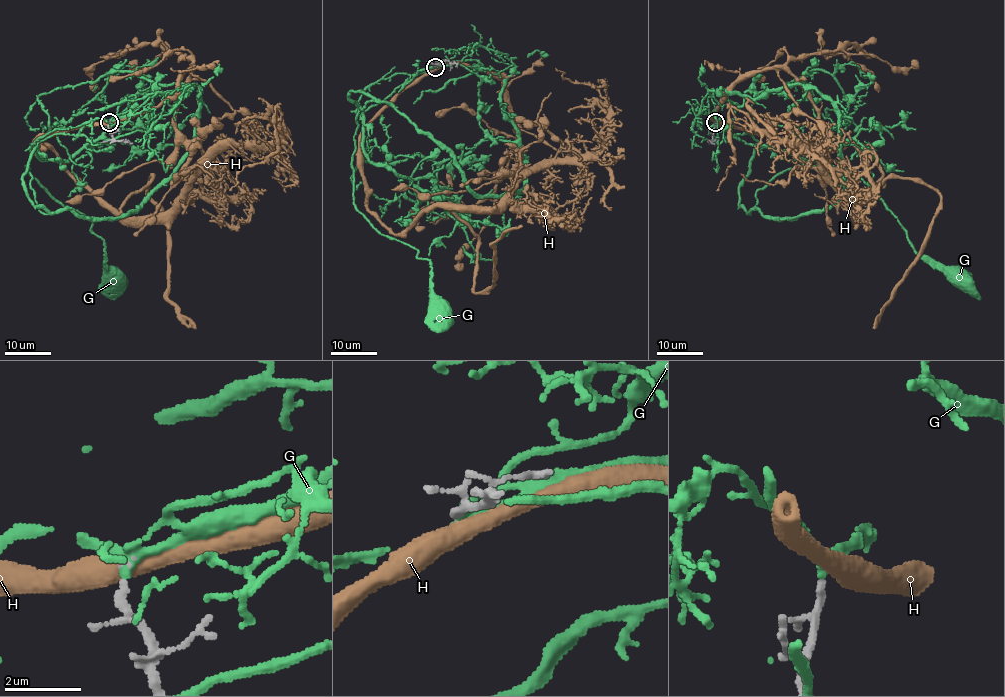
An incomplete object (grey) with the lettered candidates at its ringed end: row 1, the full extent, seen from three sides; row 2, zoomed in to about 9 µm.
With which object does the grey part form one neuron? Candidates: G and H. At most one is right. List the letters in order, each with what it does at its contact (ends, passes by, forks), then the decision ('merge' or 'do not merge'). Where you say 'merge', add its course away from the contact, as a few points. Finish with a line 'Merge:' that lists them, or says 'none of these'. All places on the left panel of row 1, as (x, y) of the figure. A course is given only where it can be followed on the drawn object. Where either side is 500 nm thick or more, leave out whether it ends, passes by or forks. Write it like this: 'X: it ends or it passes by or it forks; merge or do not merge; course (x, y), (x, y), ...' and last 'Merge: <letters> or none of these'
G: it forks; merge; course (109, 122), (152, 98), (145, 130), (44, 138), (23, 183), (46, 214), (28, 165), (86, 215), (111, 275)
H: it passes by; do not merge
Merge: G

